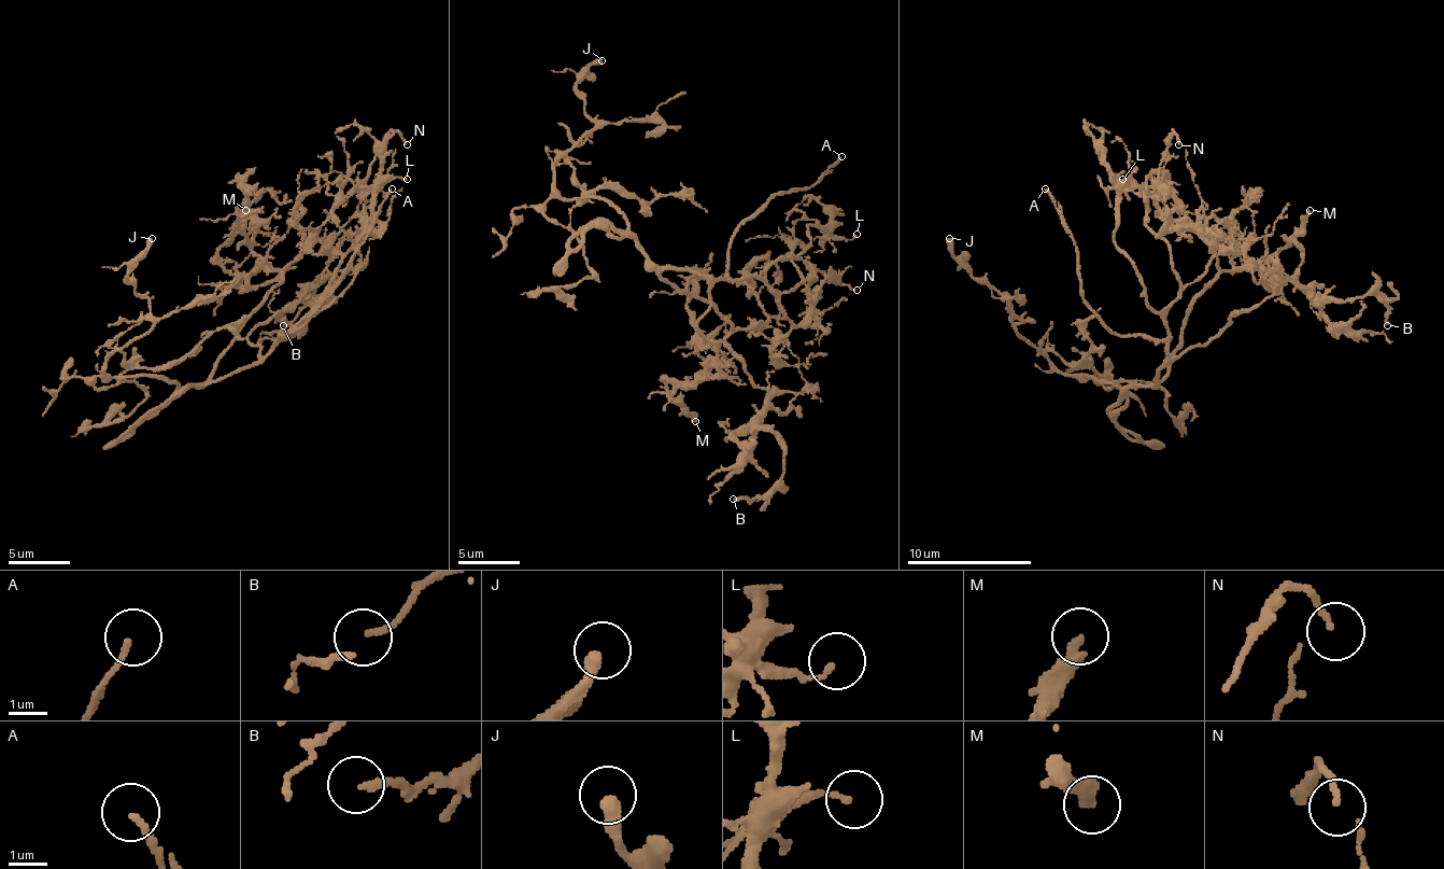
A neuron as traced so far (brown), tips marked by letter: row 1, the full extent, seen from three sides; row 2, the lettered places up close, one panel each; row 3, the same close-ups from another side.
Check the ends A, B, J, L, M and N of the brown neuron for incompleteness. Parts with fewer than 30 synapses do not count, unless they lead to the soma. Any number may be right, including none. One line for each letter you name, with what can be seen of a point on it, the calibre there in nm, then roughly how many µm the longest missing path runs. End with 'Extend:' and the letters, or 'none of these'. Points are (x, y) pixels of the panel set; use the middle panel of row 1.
A: at (841, 156); 140 nm thick; about 20 µm are missing
Extend: A

